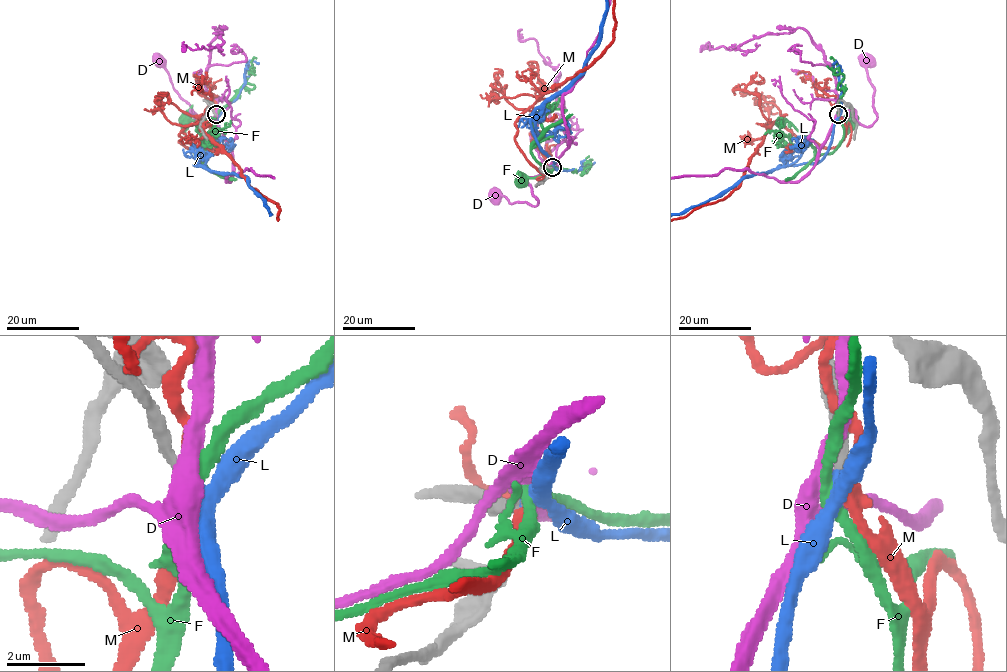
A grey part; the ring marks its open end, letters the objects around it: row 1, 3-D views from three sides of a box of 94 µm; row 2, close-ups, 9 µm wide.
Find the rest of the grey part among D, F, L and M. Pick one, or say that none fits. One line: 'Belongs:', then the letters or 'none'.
Belongs: L

